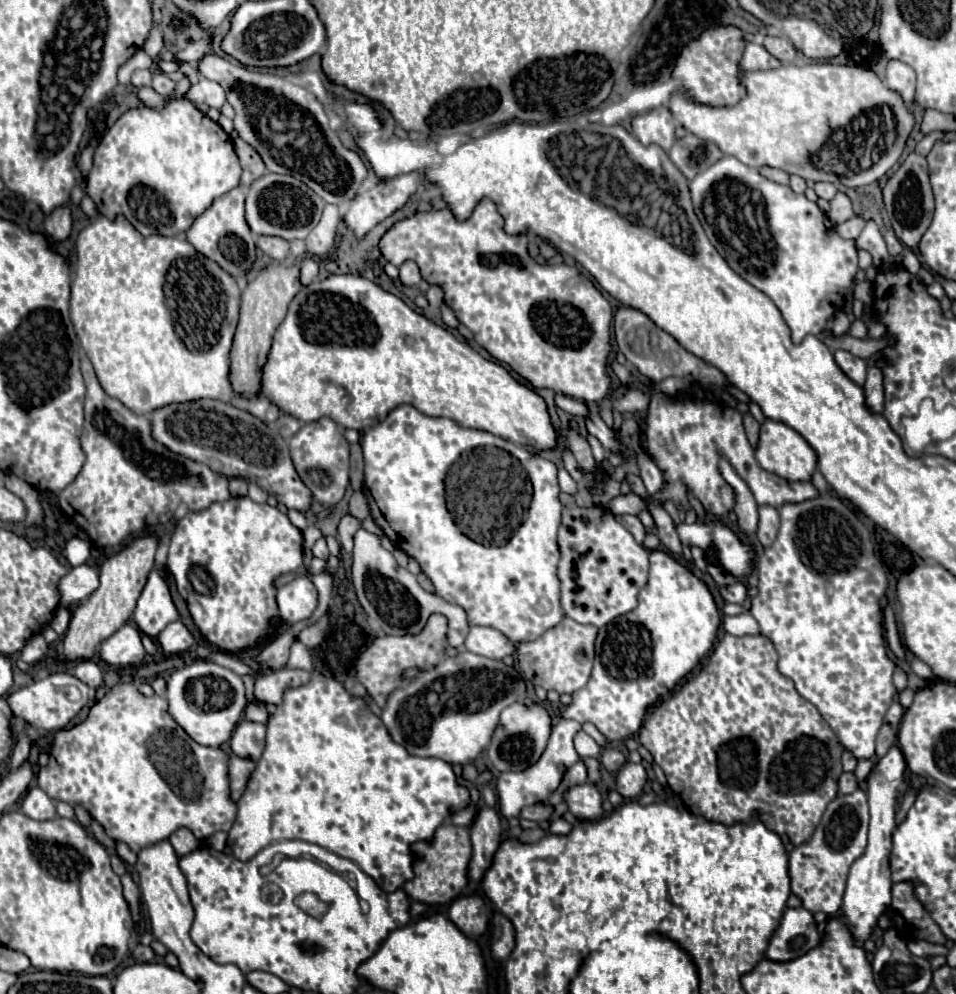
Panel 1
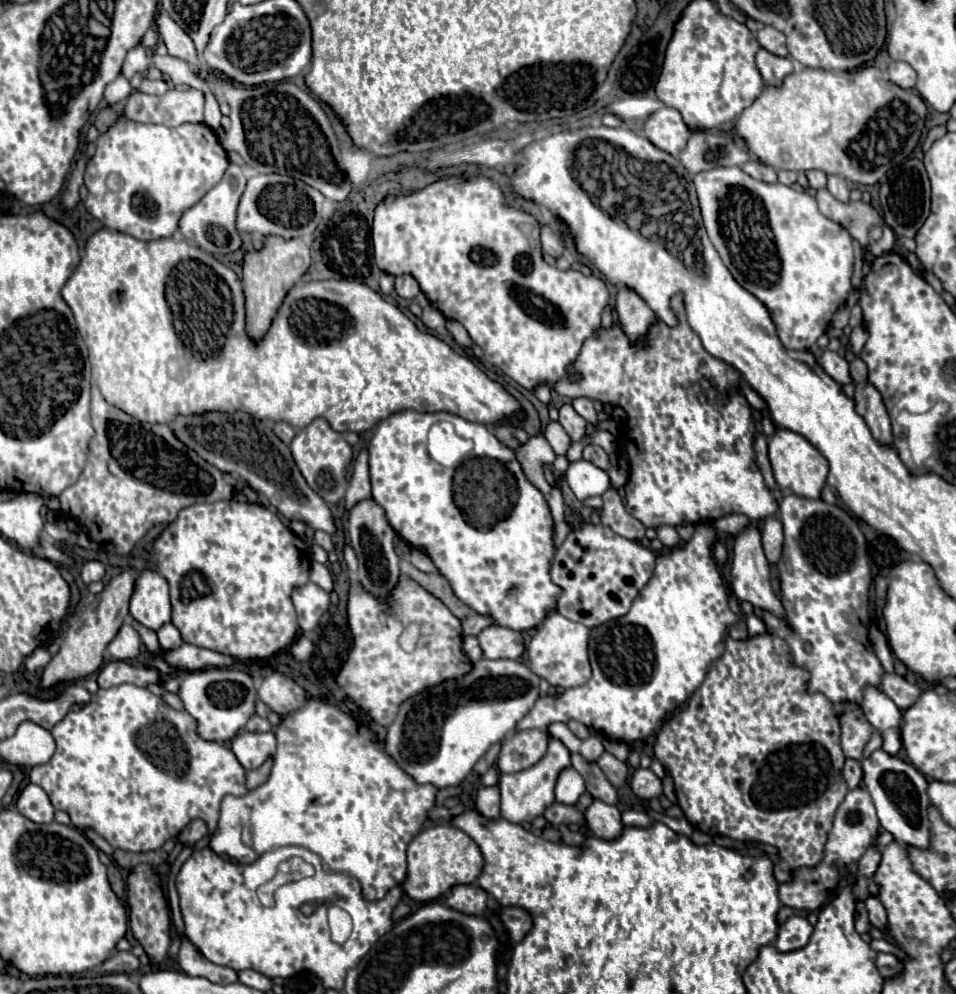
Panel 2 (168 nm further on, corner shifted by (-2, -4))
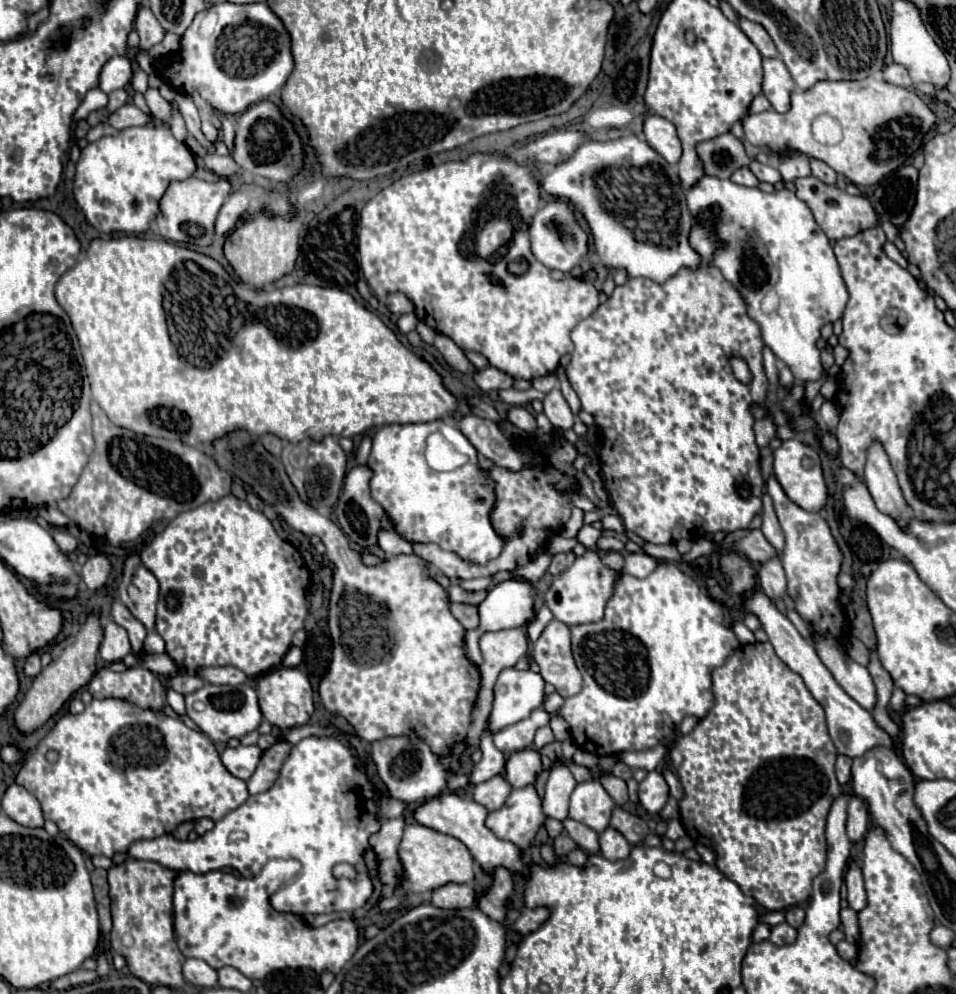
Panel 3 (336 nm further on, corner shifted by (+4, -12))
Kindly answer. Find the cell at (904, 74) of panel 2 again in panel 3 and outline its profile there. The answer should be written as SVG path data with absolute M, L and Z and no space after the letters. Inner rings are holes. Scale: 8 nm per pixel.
M892 63L884 69L882 77L888 81L888 83L894 83L894 85L900 85L900 87L912 87L912 81L906 73L906 67L904 65L898 65L898 63Z

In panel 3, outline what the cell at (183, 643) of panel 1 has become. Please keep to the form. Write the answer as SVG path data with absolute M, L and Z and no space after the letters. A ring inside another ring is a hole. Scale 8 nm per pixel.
M152 631L144 639L142 655L156 655L156 653L164 653L164 641L162 641L162 637L158 637L156 631Z

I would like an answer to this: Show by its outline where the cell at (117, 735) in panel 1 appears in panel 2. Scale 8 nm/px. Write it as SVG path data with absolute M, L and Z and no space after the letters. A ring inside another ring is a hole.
M126 683L112 689L98 689L88 705L68 713L52 729L56 753L48 763L32 767L30 781L40 785L48 793L54 809L66 811L78 829L92 827L114 849L132 853L156 851L194 819L202 819L212 837L218 829L222 799L226 795L242 797L248 793L244 787L246 769L228 747L200 739L194 729L196 723L186 711L170 709L144 687Z

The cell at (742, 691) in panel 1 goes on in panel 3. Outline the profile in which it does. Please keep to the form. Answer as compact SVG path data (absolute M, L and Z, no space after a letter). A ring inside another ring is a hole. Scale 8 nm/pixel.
M752 643L752 645L742 645L734 651L734 655L714 671L712 675L712 691L714 691L714 707L708 711L704 719L692 729L690 735L682 735L674 747L670 749L670 761L678 769L678 779L684 787L684 799L680 801L680 815L682 815L682 825L688 833L688 837L694 843L702 843L710 847L716 853L716 869L724 873L730 881L734 881L742 893L754 897L756 903L760 903L764 909L776 909L784 911L786 907L806 903L812 895L812 879L824 871L826 865L826 837L824 837L824 827L826 827L826 815L830 811L832 801L842 793L836 775L834 775L834 761L836 761L836 749L834 743L828 735L826 729L826 719L824 719L824 709L814 701L812 693L806 689L802 677L790 671L786 663L780 661L780 657L774 653L772 645L766 643Z

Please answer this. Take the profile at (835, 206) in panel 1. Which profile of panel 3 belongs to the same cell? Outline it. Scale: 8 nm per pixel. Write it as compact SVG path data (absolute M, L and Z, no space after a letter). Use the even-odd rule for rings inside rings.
M810 159L810 167L812 167L812 175L818 177L820 181L826 181L826 183L830 183L830 185L836 183L836 171L834 171L830 165L826 165L824 161L820 161L820 159Z

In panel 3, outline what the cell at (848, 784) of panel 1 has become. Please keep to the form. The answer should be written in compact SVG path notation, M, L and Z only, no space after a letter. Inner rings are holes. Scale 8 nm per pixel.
M838 755L838 759L836 759L836 777L838 777L840 785L848 785L850 767L852 767L852 759L846 757L846 755Z

